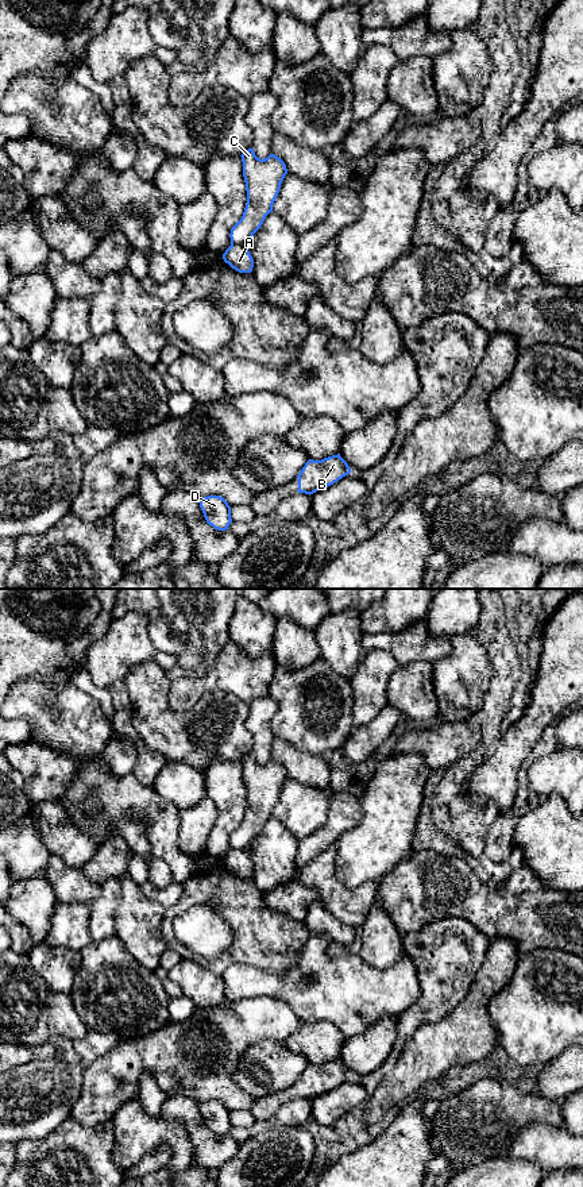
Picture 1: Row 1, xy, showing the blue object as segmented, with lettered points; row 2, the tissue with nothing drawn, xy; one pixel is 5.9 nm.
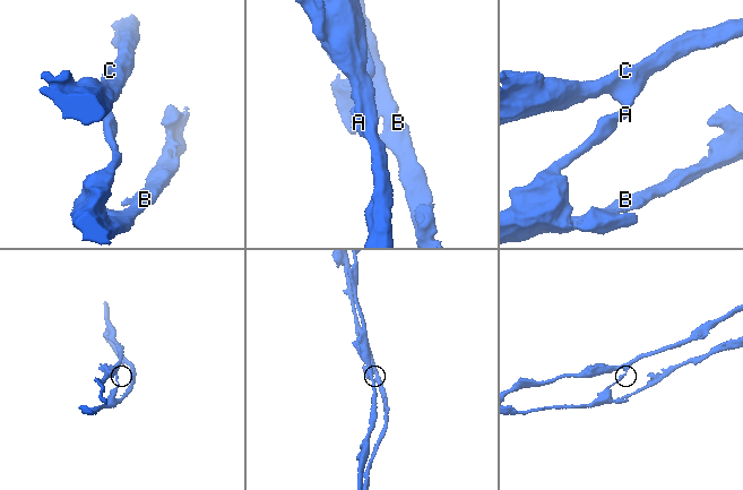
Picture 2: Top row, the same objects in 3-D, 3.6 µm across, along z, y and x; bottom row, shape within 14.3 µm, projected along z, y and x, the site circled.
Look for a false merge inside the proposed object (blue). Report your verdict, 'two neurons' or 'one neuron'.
two neurons

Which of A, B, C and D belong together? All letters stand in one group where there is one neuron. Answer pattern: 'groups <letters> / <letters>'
groups A B D / C

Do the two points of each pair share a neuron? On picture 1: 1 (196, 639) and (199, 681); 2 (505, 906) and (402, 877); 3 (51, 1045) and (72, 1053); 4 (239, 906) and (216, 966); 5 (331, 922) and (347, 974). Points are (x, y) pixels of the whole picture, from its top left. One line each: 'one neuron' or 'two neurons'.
1: two neurons
2: one neuron
3: one neuron
4: one neuron
5: two neurons

